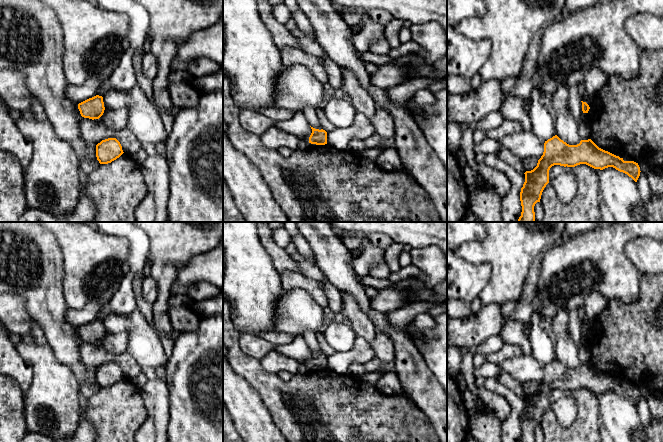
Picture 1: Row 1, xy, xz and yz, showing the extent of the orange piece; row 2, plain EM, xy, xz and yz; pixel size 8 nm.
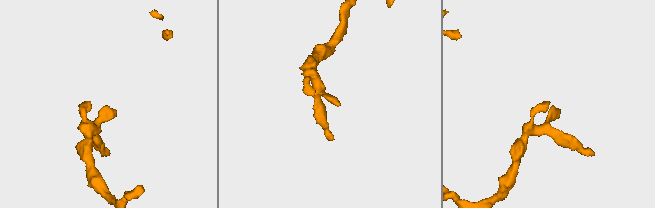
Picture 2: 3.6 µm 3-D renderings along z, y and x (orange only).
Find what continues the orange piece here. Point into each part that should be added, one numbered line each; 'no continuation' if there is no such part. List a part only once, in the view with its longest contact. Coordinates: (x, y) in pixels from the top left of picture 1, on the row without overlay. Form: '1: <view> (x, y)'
no continuation

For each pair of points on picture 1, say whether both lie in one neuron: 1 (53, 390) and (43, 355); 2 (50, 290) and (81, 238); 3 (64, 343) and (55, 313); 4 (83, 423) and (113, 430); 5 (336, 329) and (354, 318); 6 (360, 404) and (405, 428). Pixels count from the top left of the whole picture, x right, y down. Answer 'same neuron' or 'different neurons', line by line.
1: same neuron
2: different neurons
3: same neuron
4: different neurons
5: different neurons
6: same neuron

